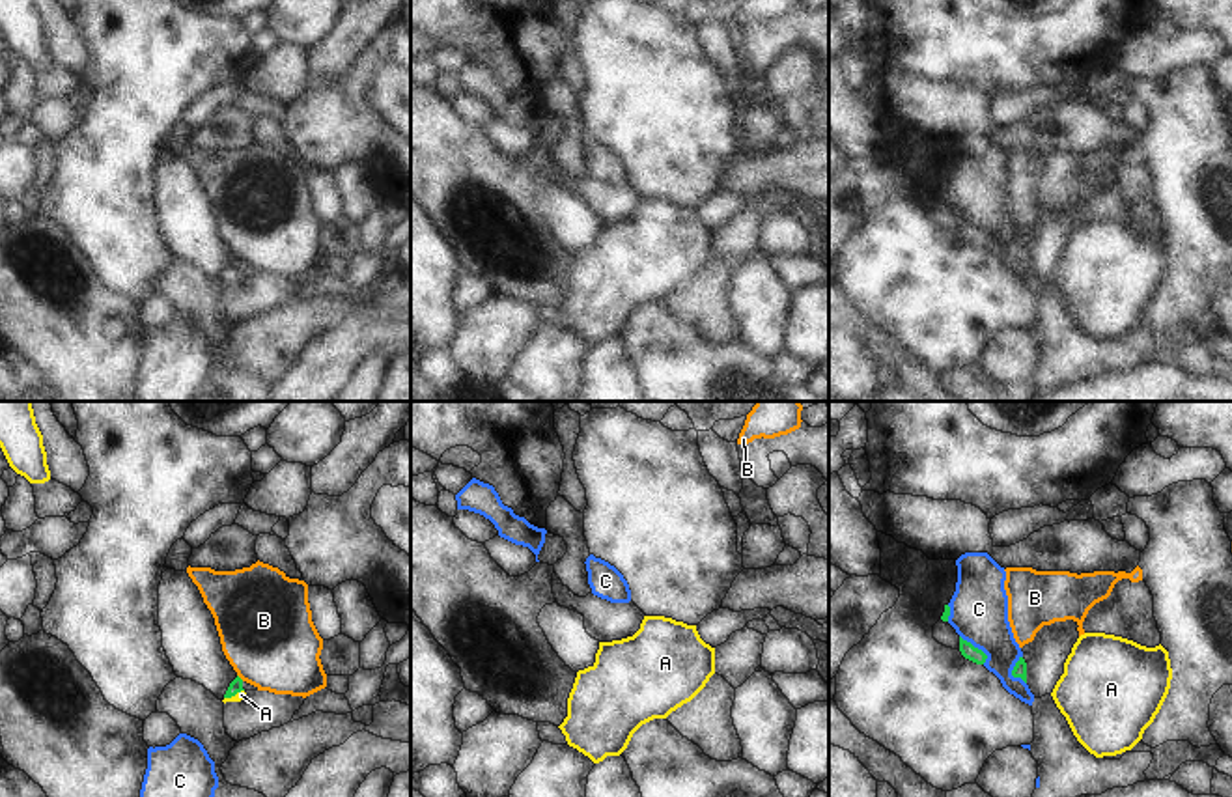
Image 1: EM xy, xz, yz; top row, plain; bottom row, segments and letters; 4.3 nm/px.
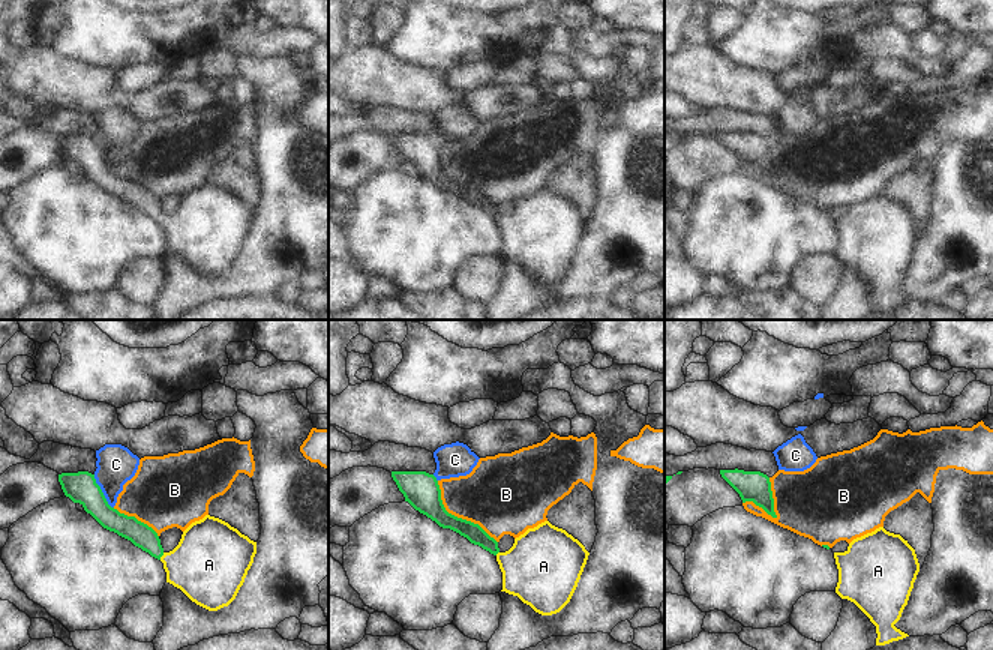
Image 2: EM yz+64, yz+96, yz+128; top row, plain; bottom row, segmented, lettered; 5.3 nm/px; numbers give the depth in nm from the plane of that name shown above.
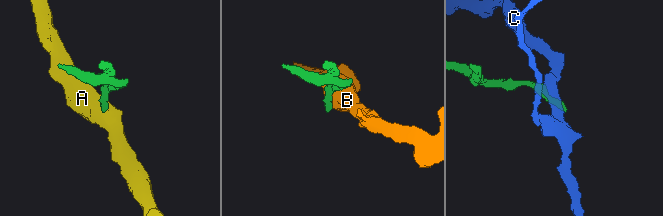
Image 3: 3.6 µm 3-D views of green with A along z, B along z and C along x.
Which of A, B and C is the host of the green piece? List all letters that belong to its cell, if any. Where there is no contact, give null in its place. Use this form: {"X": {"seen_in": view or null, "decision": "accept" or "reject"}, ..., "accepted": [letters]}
{"A": {"seen_in": "xy", "decision": "accept"}, "B": {"seen_in": "xy", "decision": "reject"}, "C": {"seen_in": "yz", "decision": "reject"}, "accepted": ["A"]}

